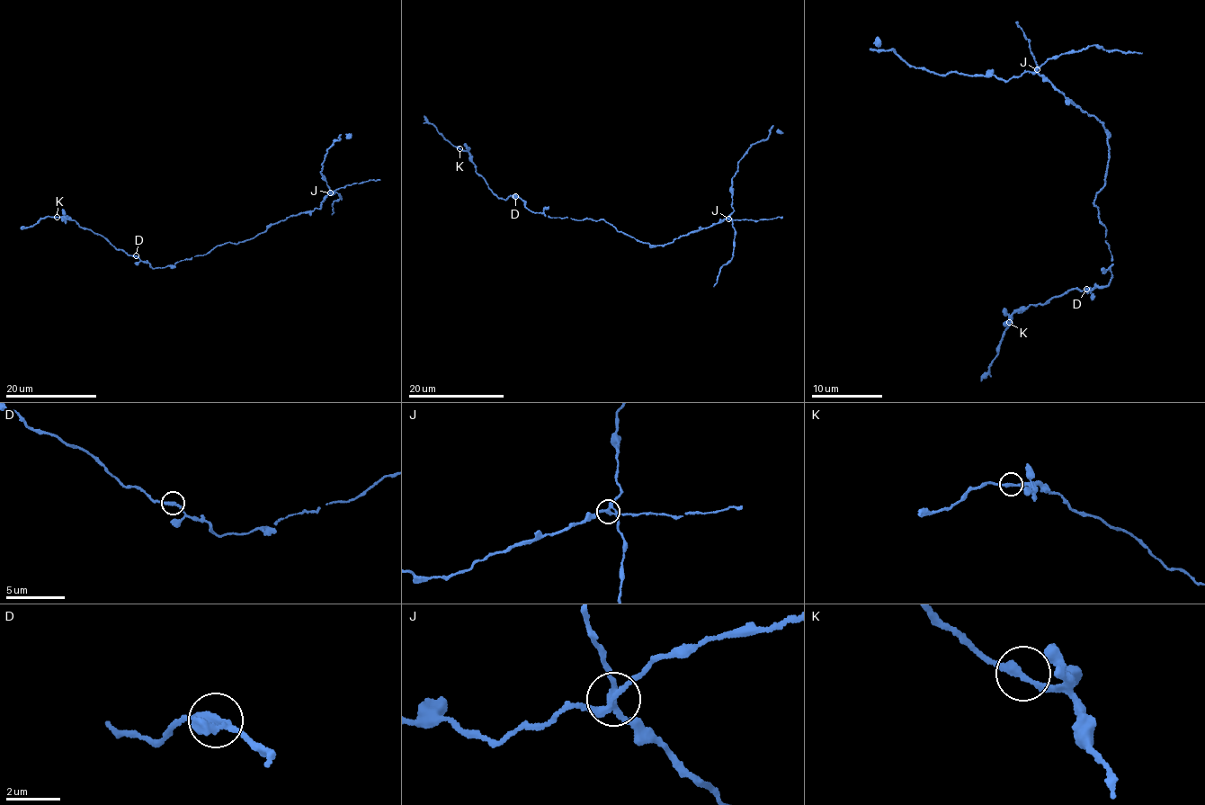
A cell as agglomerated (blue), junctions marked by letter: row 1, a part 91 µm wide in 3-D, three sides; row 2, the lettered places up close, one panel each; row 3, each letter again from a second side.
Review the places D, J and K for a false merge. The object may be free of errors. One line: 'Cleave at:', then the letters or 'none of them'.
Cleave at: J

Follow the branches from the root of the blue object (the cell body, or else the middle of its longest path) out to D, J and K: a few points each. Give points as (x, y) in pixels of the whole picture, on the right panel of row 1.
D: (1098, 192), (1094, 202), (1107, 230), (1113, 277), (1107, 285), (1086, 289)
J: (1098, 192), (1104, 183), (1109, 158), (1107, 138), (1102, 123), (1075, 105), (1036, 70)
K: (1098, 192), (1094, 202), (1107, 230), (1113, 277), (1087, 293), (1067, 290), (1017, 309), (1009, 322)

